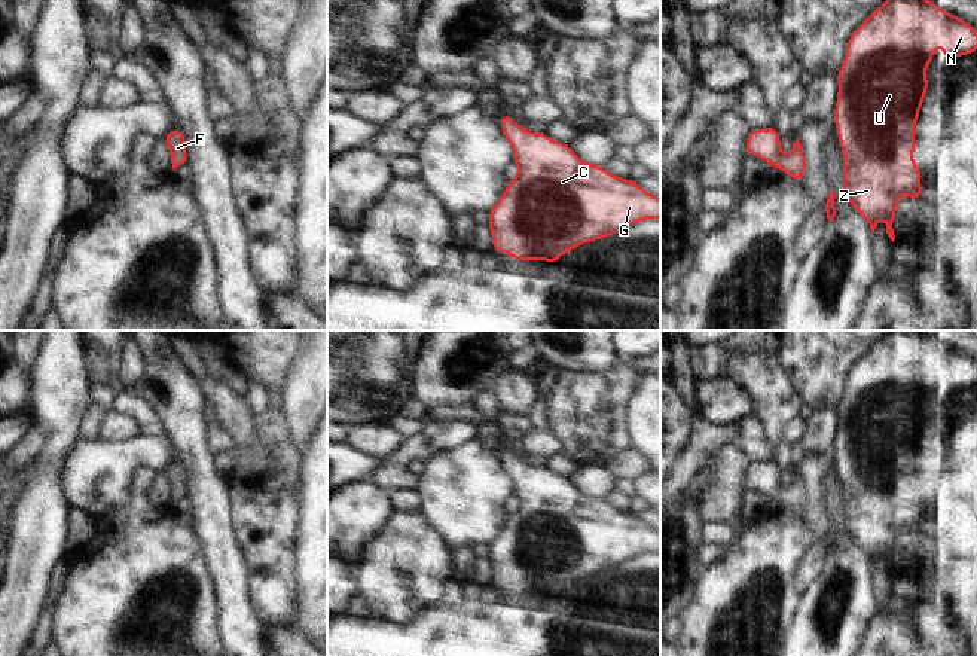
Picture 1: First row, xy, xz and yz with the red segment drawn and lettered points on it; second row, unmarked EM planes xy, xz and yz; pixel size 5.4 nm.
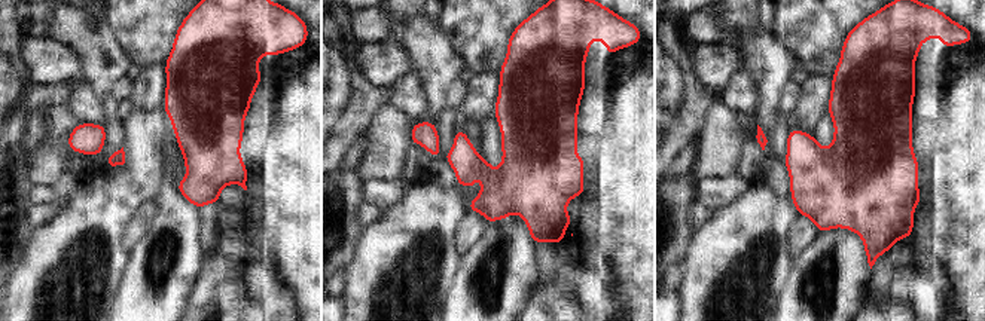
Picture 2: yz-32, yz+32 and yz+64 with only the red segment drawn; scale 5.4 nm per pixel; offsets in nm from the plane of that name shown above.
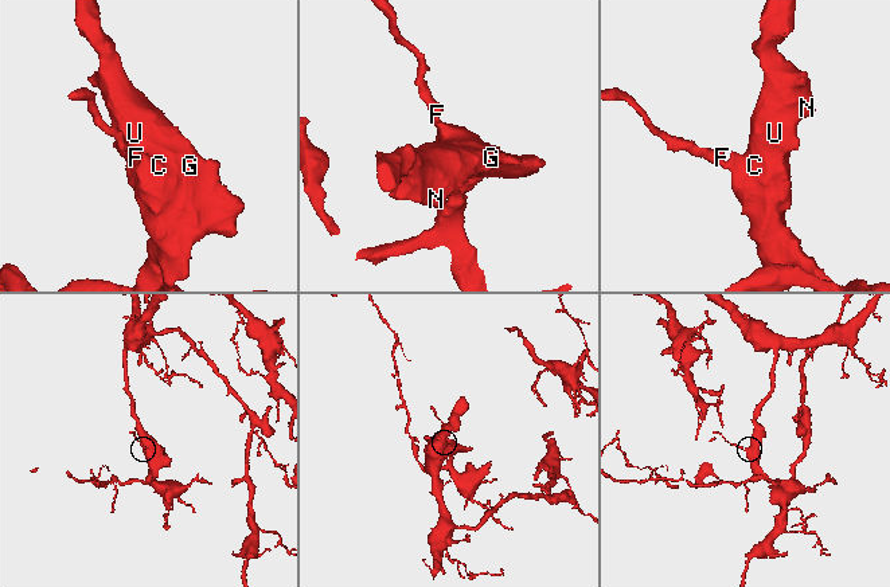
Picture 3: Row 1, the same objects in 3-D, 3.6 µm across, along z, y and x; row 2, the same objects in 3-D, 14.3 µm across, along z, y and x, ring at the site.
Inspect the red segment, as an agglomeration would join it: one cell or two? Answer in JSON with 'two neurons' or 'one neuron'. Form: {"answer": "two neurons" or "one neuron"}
{"answer": "one neuron"}

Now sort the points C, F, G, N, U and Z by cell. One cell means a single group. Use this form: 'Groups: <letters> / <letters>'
Groups: C F G N U Z

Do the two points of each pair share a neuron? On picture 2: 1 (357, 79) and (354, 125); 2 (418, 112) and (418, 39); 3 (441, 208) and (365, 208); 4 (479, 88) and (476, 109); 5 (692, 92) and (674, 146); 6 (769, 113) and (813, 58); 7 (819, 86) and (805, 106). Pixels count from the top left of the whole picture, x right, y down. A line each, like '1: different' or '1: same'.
1: same
2: different
3: different
4: same
5: same
6: different
7: same

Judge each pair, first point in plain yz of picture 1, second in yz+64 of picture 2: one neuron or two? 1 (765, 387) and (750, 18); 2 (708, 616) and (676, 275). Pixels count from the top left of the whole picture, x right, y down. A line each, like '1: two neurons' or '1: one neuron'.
1: two neurons
2: two neurons

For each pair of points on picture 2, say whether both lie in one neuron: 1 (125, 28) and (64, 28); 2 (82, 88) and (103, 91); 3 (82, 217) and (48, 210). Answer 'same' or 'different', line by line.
1: different
2: different
3: different

